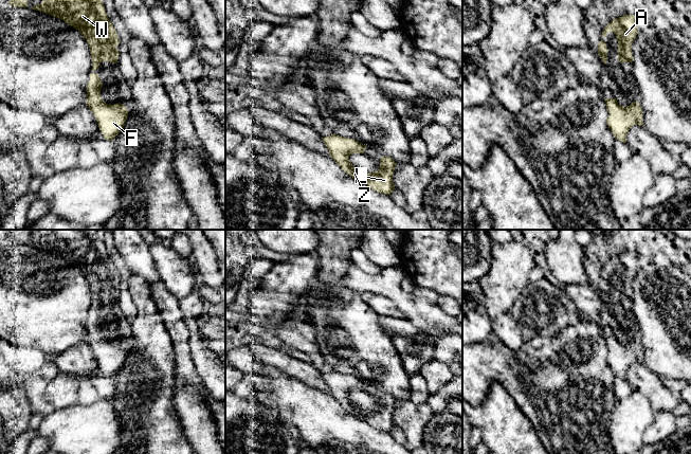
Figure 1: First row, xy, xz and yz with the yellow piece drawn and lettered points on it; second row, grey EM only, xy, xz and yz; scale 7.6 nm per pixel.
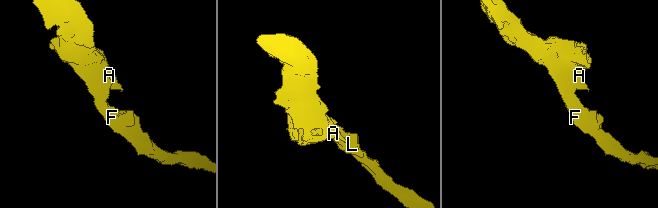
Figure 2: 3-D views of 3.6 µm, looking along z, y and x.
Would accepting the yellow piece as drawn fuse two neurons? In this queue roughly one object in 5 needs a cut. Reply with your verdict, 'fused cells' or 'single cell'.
single cell

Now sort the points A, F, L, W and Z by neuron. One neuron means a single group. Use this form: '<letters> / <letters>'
A F L W Z

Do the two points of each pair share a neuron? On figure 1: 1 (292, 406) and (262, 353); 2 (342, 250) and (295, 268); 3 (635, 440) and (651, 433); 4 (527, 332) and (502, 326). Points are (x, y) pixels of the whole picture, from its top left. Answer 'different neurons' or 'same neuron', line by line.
1: different neurons
2: different neurons
3: different neurons
4: different neurons

